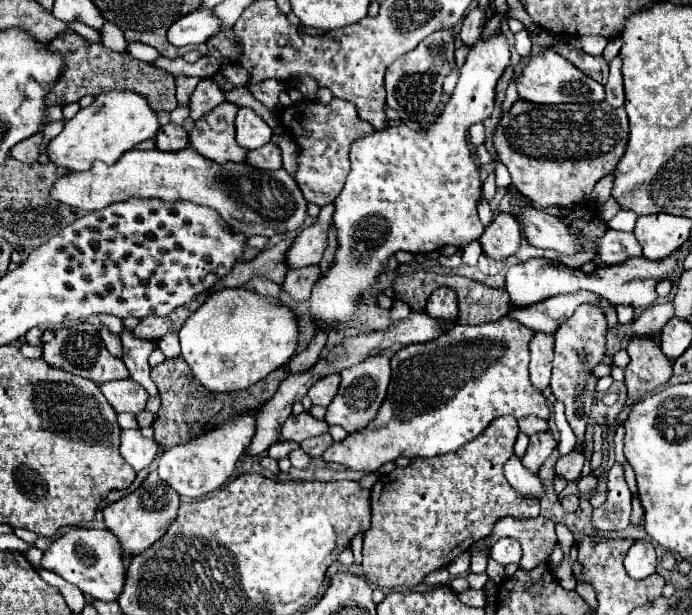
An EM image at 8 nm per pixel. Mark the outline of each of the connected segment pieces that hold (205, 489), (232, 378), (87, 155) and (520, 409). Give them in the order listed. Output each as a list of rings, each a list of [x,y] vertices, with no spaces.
[[[245,414],[245,418],[237,418],[237,422],[229,422],[229,426],[219,426],[217,430],[209,430],[201,438],[193,438],[193,442],[185,442],[185,446],[175,446],[159,456],[159,478],[171,486],[183,498],[199,498],[219,490],[233,474],[239,456],[243,454],[249,438],[253,436],[253,414]]]
[[[223,288],[213,292],[183,324],[179,330],[181,338],[181,356],[189,362],[195,378],[213,392],[231,392],[231,390],[245,390],[251,384],[265,378],[277,366],[289,362],[289,358],[297,350],[299,340],[299,326],[293,308],[283,304],[279,298],[261,296],[247,288]]]
[[[111,90],[95,96],[95,102],[91,106],[81,108],[71,120],[65,122],[61,134],[55,136],[47,148],[49,162],[73,172],[85,172],[97,160],[105,164],[115,164],[121,154],[129,152],[139,142],[155,138],[157,130],[159,118],[153,110],[149,110],[149,104],[141,96],[133,92]]]
[[[509,316],[499,318],[497,322],[481,326],[461,326],[455,324],[439,338],[403,346],[391,358],[391,384],[387,398],[377,414],[377,418],[357,434],[349,434],[345,442],[335,442],[327,450],[327,460],[343,464],[361,472],[375,472],[385,462],[393,462],[399,456],[437,456],[447,454],[479,436],[485,426],[499,416],[511,414],[515,418],[537,416],[549,420],[549,402],[547,398],[529,386],[529,342],[535,336],[533,330],[521,326],[519,322],[509,320]]]

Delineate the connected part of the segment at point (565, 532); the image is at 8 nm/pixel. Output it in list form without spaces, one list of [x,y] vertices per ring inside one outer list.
[[[563,524],[556,527],[557,538],[562,545],[564,557],[568,557],[568,546],[573,546],[574,538],[572,532]]]

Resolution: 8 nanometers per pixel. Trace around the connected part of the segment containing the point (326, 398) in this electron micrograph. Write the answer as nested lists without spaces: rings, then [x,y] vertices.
[[[331,374],[331,376],[325,376],[325,378],[317,380],[309,388],[309,398],[311,398],[313,404],[325,408],[335,398],[337,390],[339,390],[339,374]]]

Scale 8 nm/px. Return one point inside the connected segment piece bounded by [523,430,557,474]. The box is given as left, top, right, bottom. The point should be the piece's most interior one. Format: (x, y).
(542, 444)

